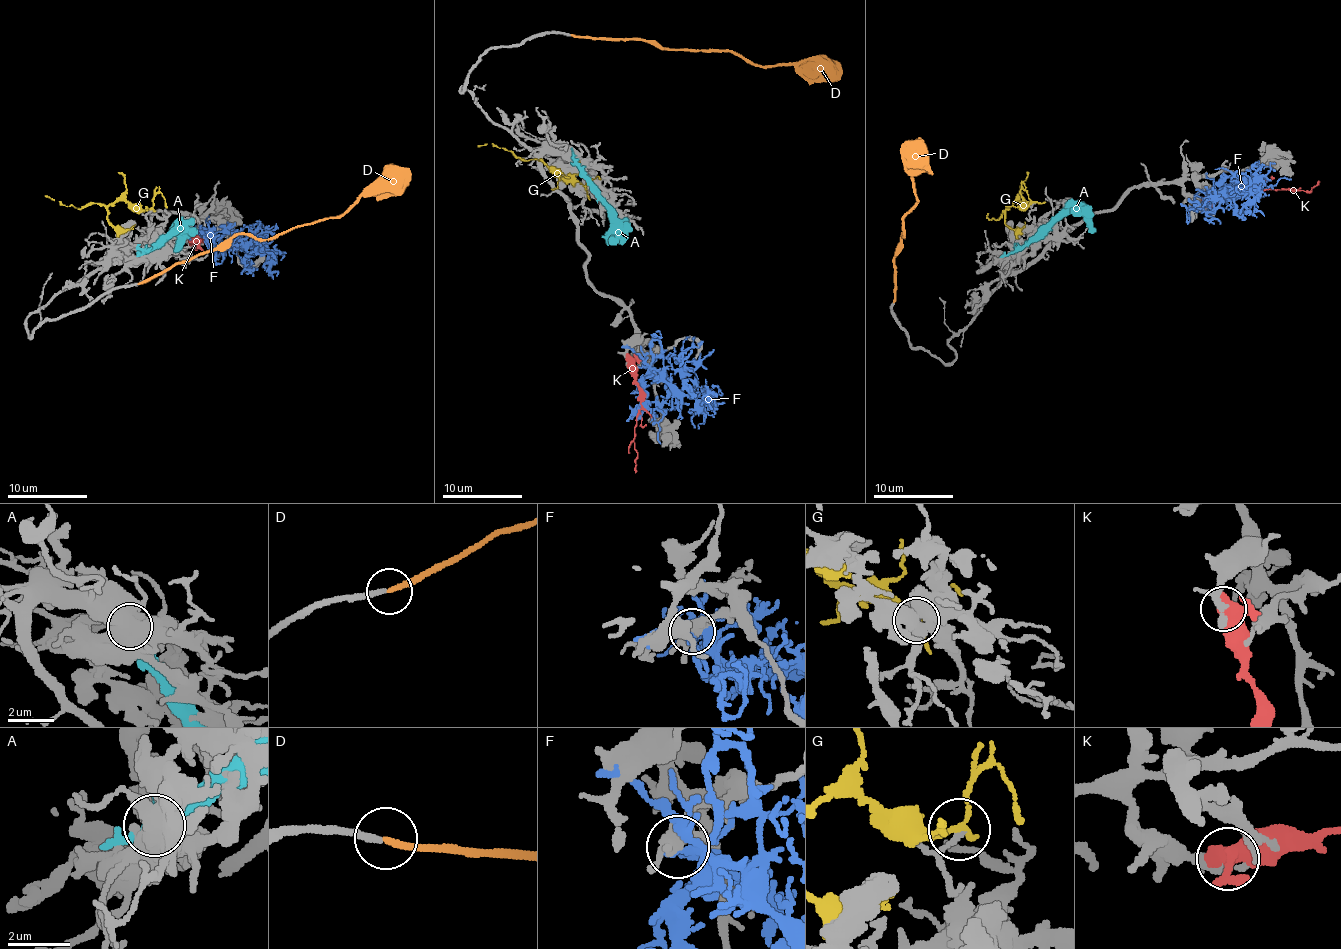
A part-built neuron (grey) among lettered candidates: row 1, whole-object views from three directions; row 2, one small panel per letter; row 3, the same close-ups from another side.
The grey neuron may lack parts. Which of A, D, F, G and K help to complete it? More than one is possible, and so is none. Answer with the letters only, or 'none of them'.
D

